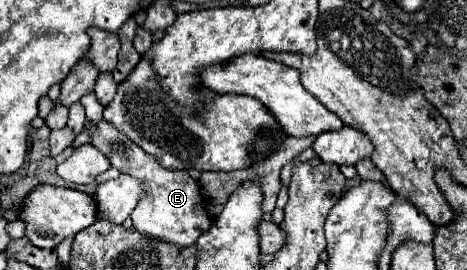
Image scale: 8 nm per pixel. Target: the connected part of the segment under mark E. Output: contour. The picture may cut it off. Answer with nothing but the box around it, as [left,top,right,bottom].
[85,120,211,248]

